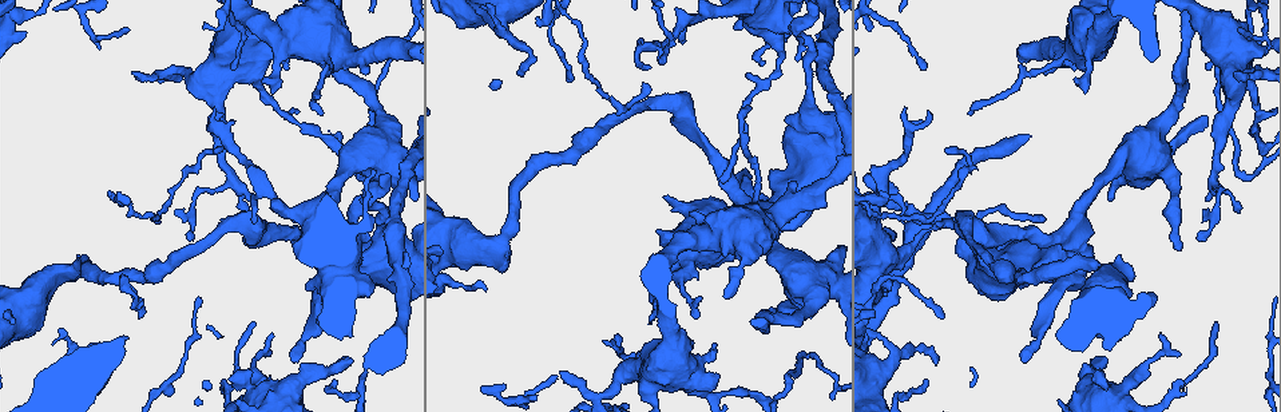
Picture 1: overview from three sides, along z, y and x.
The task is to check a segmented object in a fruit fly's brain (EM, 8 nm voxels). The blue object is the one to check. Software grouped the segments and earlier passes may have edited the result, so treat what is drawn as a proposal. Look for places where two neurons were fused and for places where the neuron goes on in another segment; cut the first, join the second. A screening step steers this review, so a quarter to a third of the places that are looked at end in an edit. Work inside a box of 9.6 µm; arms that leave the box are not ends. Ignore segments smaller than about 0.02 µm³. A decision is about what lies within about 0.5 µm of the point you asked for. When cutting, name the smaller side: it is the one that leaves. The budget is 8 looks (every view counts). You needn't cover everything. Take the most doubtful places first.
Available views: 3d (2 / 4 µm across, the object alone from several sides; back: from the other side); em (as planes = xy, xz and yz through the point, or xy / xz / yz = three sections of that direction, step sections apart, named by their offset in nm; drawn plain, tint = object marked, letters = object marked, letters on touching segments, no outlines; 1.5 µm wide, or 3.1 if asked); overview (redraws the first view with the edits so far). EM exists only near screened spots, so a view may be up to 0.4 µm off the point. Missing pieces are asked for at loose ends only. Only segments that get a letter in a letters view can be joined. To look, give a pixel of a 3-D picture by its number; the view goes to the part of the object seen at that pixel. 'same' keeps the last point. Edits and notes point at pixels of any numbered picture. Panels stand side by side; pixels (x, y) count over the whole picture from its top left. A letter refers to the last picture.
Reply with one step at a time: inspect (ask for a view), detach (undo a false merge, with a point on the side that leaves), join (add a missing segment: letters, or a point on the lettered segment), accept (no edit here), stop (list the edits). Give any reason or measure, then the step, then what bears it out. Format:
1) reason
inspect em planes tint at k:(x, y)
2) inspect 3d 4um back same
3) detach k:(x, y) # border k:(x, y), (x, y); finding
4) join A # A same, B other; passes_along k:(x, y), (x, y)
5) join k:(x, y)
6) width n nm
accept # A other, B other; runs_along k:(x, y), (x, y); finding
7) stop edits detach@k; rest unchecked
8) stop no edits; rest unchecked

end of a long branch
inspect em planes tint at 1:(1180, 249)

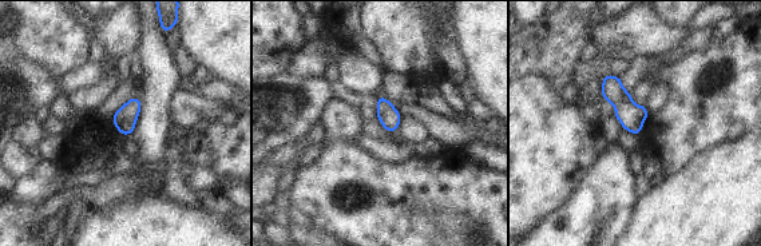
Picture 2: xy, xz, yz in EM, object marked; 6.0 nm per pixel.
what lies round it
inspect em planes letters same

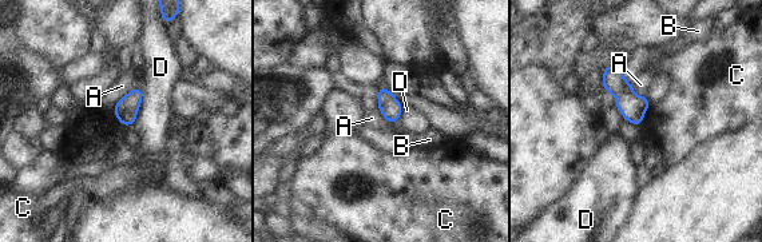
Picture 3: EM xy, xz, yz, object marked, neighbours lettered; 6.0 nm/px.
width 140 nm
accept # A other, B other, C other, D other; border 3:(142, 90), (138, 115), (130, 126); no lettered segment goes on from it

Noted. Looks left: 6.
branch stops here
inspect em planes tint at 1:(288, 70)

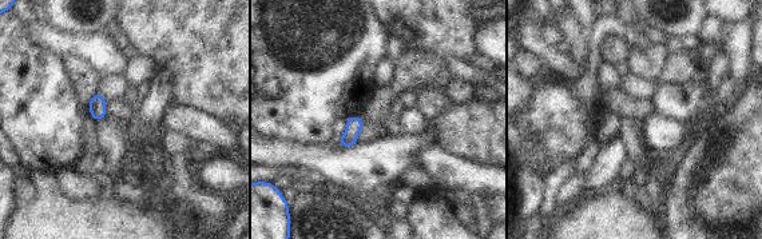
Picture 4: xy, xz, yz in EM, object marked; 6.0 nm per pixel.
what lies round it
inspect em planes letters same

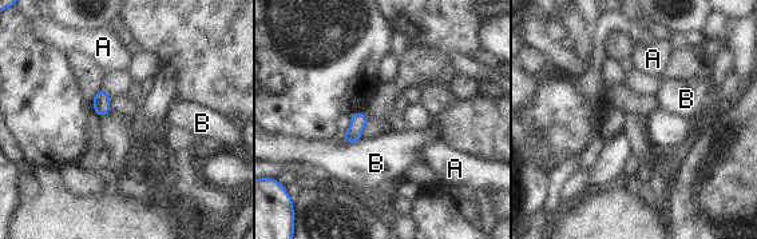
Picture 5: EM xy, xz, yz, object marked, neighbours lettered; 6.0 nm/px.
accept # A other, B other; none of them fits

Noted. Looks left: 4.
end of a long branch
inspect 3d 2um at 1:(748, 108)

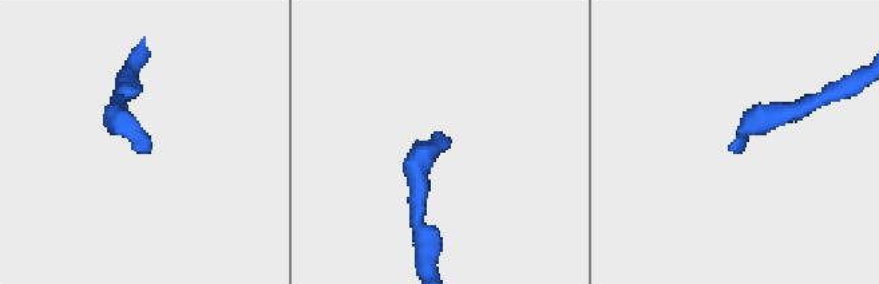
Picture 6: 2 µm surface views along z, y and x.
inspect em planes letters at 6:(445, 135)

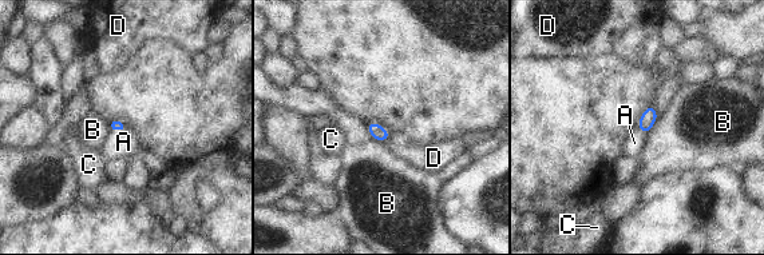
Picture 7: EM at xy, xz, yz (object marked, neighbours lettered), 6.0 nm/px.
join A # A same, B other, C other, D other; the neuron continues

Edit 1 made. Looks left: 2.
stop edits join@7; rest unchecked

